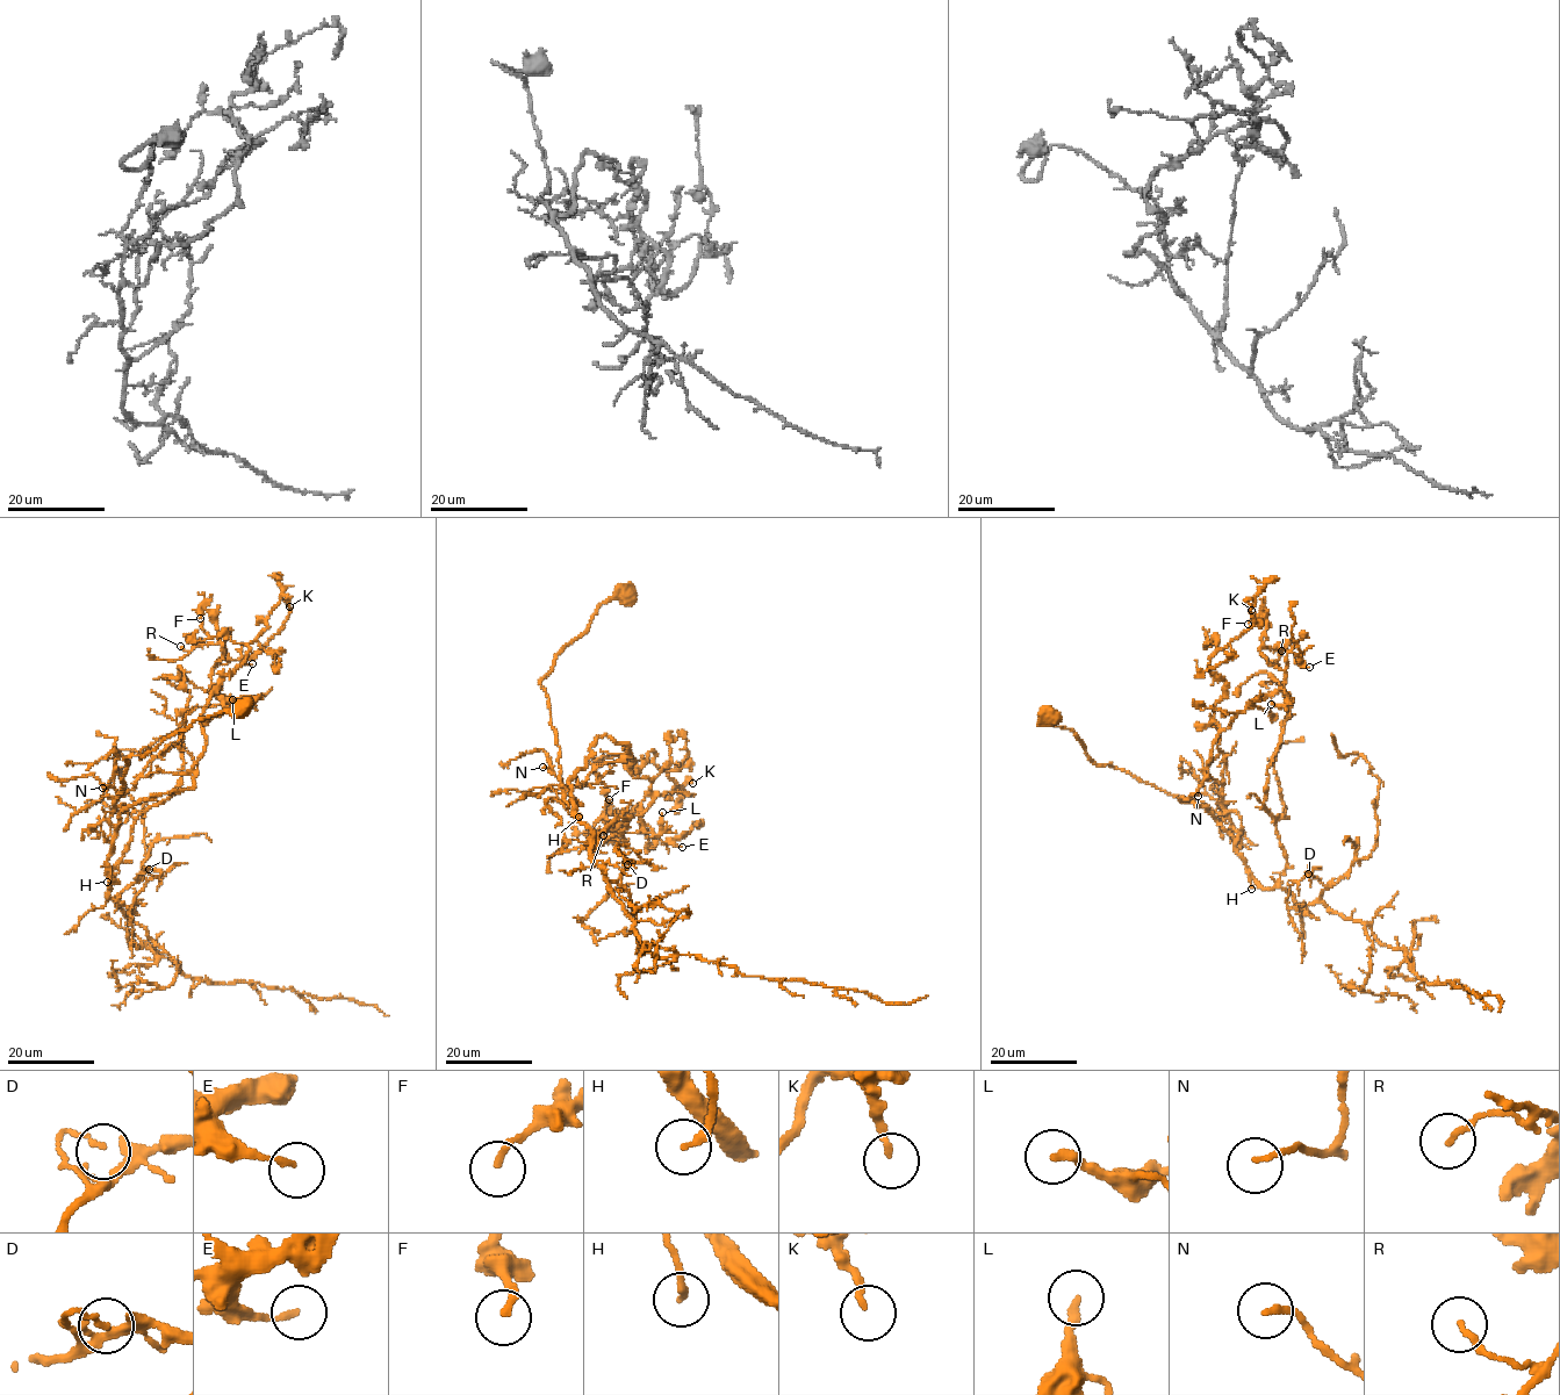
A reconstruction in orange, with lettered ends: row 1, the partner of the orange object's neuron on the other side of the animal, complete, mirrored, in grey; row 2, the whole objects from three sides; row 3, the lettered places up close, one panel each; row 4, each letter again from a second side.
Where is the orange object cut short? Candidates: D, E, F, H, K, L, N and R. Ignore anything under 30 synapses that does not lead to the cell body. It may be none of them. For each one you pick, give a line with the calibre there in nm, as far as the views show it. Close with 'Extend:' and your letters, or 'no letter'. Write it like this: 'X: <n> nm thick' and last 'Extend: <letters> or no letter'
Extend: no letter

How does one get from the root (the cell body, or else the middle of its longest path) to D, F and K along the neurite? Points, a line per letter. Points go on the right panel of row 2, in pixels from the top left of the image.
D: (1049, 718), (1095, 764), (1233, 811), (1242, 821), (1235, 851), (1264, 889), (1313, 904), (1325, 887), (1308, 874)
F: (1049, 718), (1095, 764), (1233, 811), (1236, 839), (1180, 799), (1234, 717), (1284, 685), (1260, 612), (1248, 624)
K: (1049, 718), (1095, 764), (1233, 811), (1236, 839), (1180, 799), (1220, 730), (1209, 658), (1251, 610)

